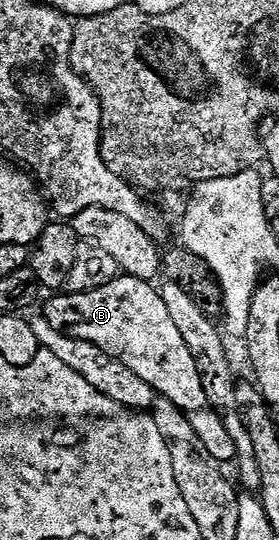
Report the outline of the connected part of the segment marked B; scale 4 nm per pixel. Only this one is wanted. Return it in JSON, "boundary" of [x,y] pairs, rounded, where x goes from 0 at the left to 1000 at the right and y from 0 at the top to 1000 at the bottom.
{"boundary":[[[434,507],[430,515],[394,520],[394,528],[366,528],[366,535],[276,546],[190,544],[186,556],[154,563],[151,580],[208,617],[280,631],[323,631],[394,654],[394,661],[437,669],[437,676],[480,683],[509,706],[559,722],[563,733],[606,739],[667,769],[724,824],[785,859],[828,859],[846,848],[839,817],[824,802],[810,802],[796,772],[781,772],[753,750],[738,720],[724,720],[710,676],[624,602],[624,587],[595,574],[595,557],[581,557],[570,537],[545,530],[527,517]]]}

